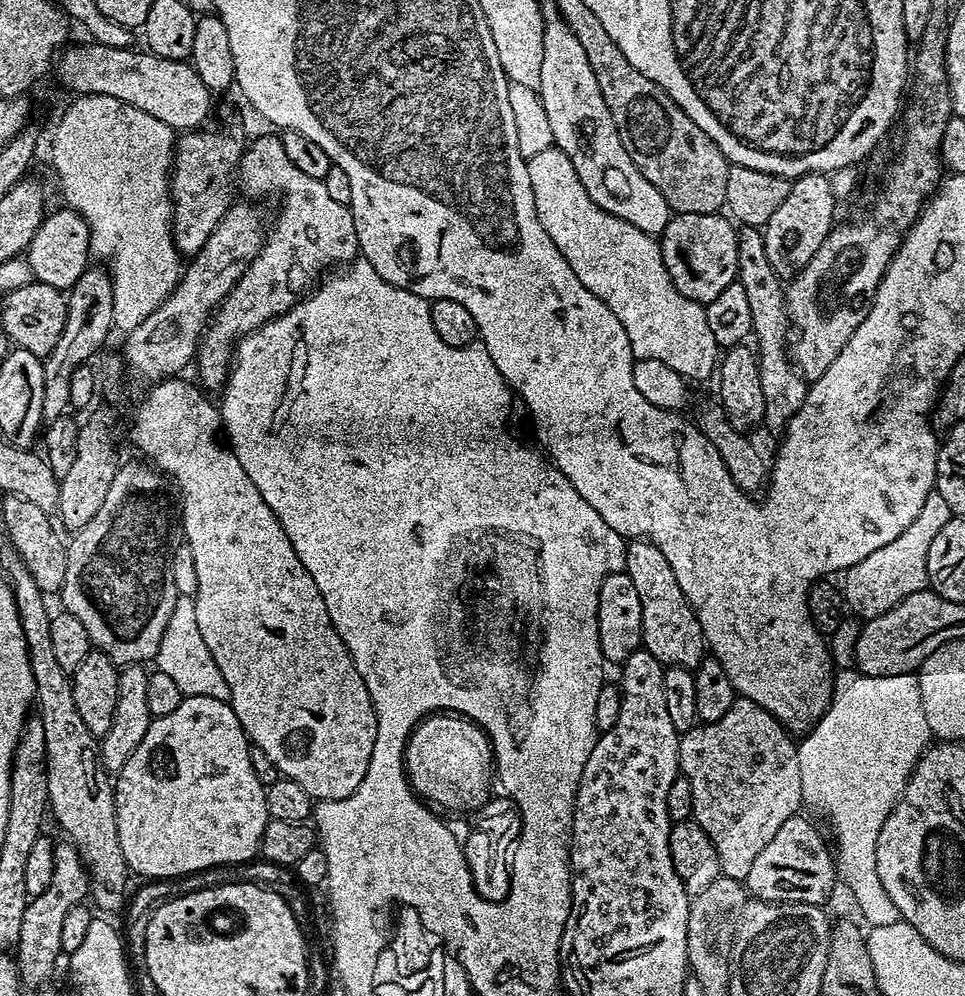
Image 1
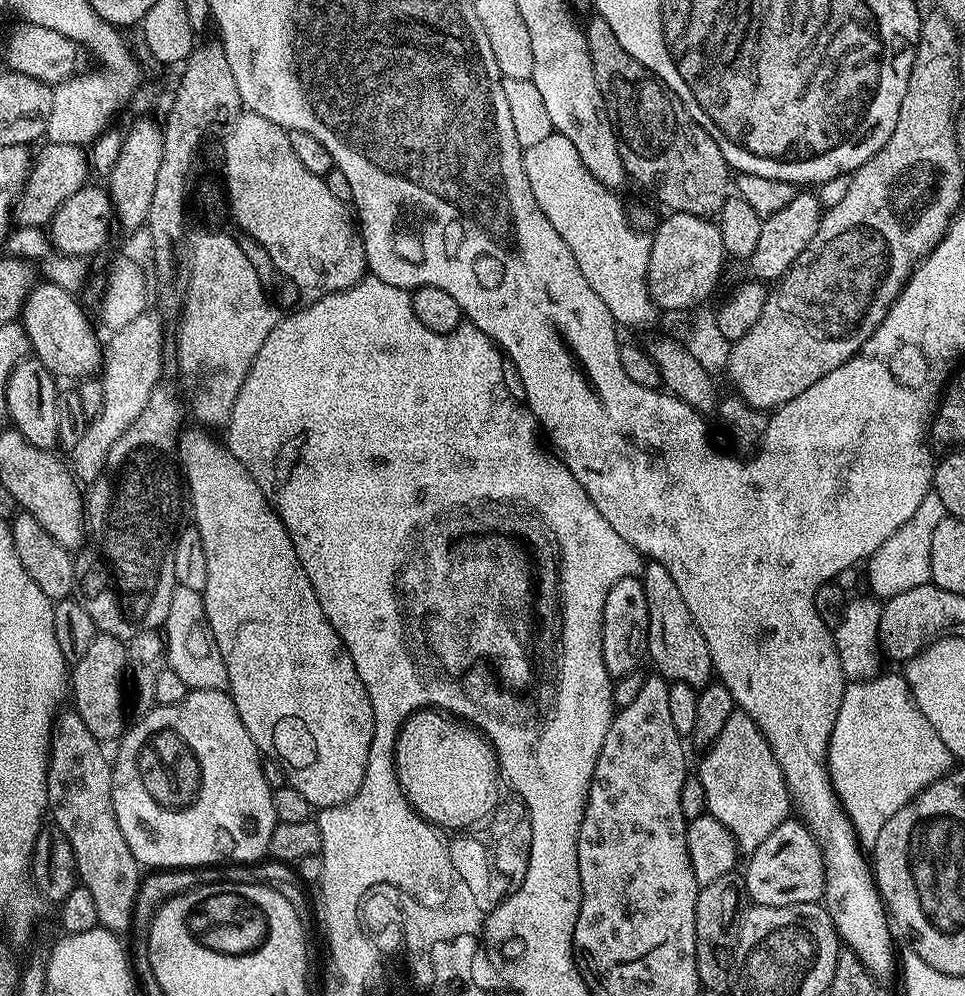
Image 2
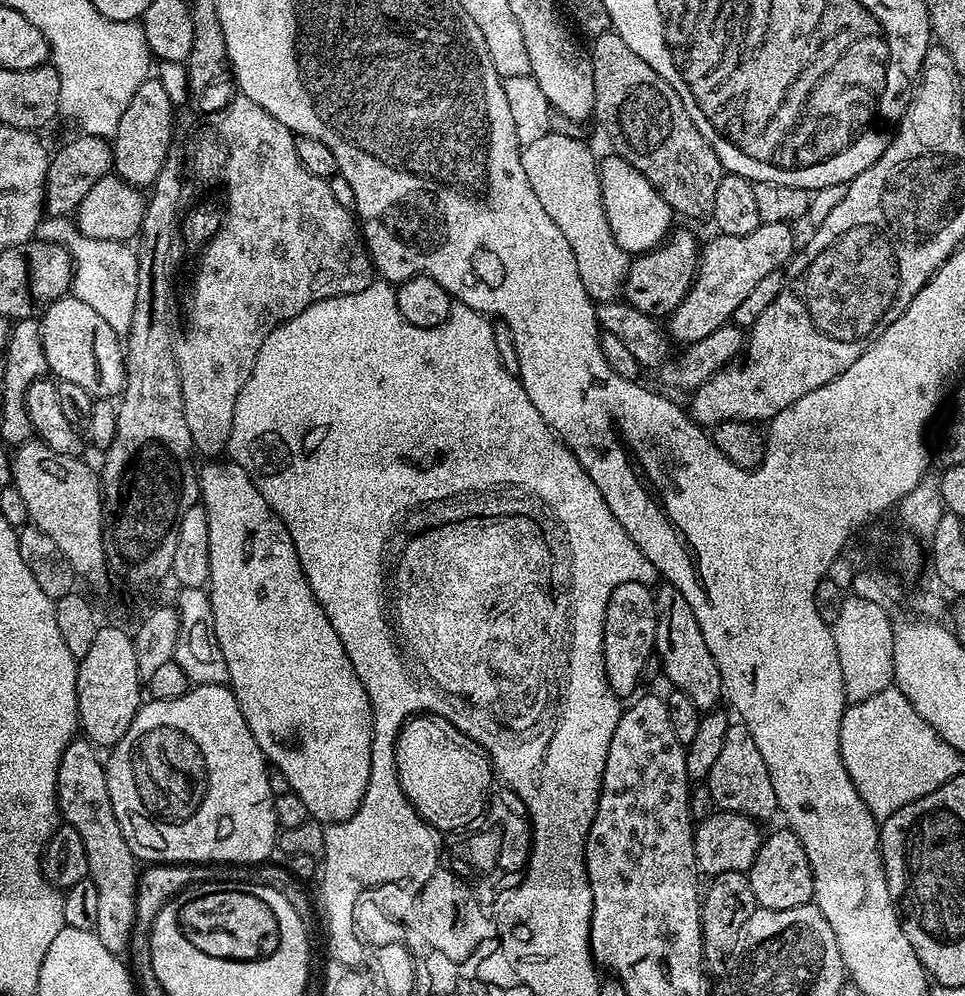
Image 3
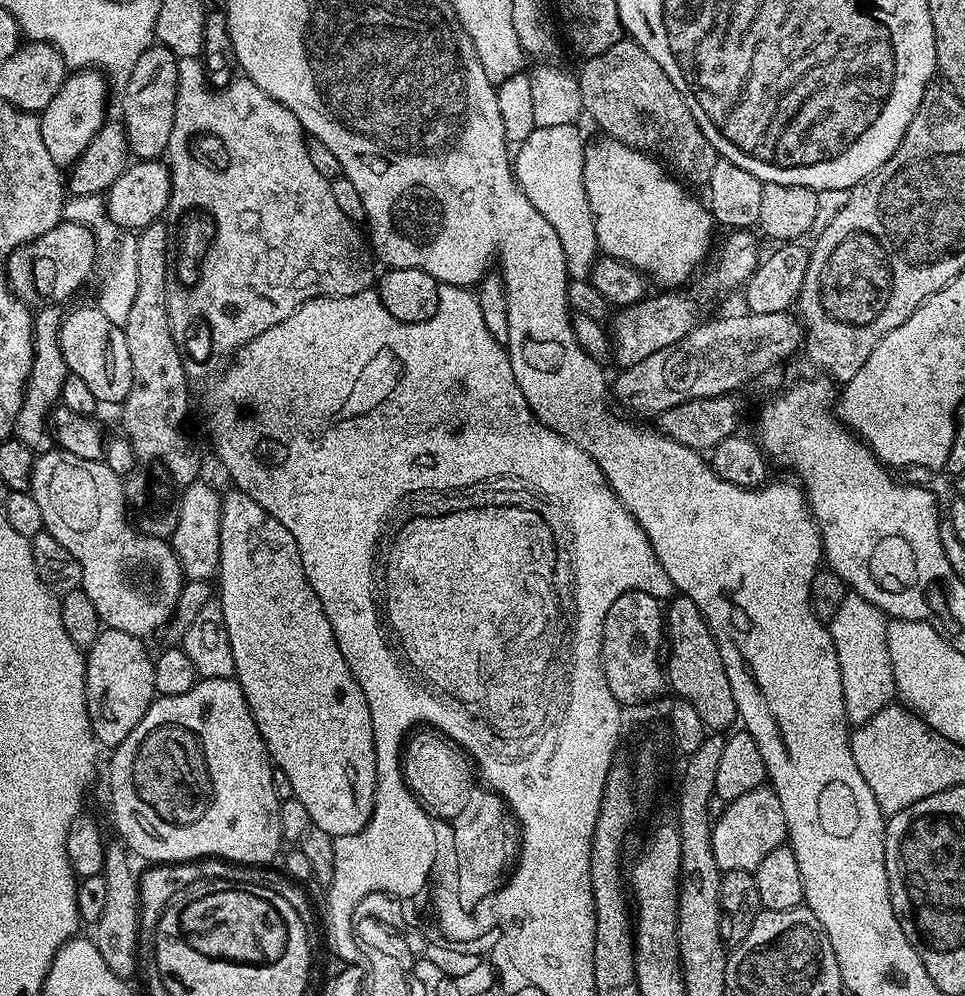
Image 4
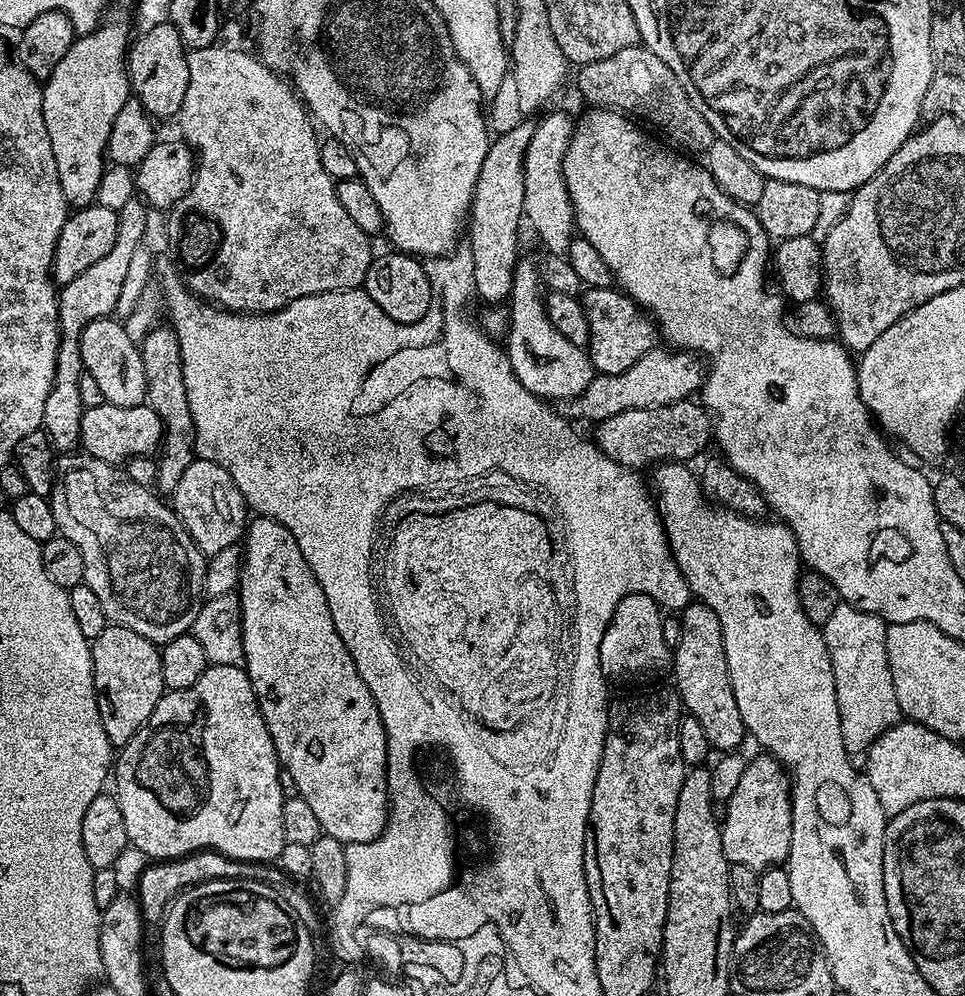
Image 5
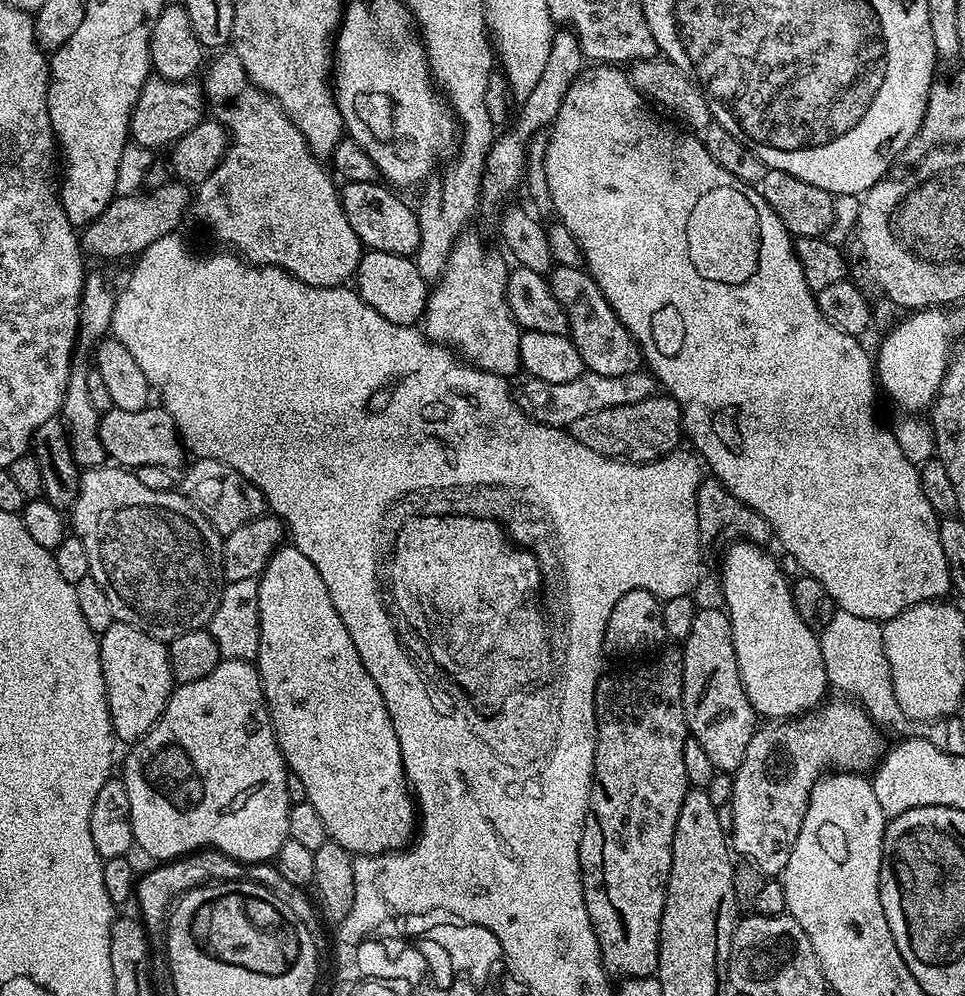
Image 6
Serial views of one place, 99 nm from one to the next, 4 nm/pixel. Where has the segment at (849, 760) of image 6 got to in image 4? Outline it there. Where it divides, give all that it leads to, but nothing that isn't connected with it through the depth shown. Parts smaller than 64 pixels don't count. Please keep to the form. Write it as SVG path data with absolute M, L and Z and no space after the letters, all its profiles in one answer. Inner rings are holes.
M770 786L755 788L738 798L727 801L725 813L712 826L714 862L718 862L721 873L730 870L746 870L755 873L756 867L762 862L762 858L766 858L766 854L770 854L770 850L774 850L787 840L786 814L782 814L782 802L778 802L776 791Z

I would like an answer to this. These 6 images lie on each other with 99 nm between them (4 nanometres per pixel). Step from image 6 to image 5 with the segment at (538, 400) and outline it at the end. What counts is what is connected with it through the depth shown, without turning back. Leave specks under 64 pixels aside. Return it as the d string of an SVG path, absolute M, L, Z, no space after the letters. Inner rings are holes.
M663 347L651 348L638 358L638 362L634 362L634 366L630 366L630 370L622 370L622 374L593 375L590 386L567 401L567 415L573 421L599 422L614 418L614 414L622 414L622 410L646 410L695 397L703 389L706 375L701 357L687 350Z

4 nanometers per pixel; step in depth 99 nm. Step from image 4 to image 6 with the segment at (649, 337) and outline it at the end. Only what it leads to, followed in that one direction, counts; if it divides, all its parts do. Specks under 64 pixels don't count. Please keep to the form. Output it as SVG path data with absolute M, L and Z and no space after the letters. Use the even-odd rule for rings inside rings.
M556 264L547 273L547 278L554 298L558 298L562 310L566 310L571 342L587 371L602 374L606 378L618 378L622 374L641 371L642 357L635 338L617 318L598 282L594 282L594 278L584 268Z

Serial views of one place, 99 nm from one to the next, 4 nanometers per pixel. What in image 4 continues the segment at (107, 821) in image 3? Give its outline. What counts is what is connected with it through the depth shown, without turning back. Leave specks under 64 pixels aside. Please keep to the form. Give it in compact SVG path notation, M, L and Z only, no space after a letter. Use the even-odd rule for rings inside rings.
M109 843L104 850L104 871L106 878L106 910L102 910L102 918L94 925L94 939L98 946L98 954L114 970L114 974L128 978L136 968L138 961L138 945L140 942L140 882L137 873L132 873L132 864L128 861L130 852L119 843Z

